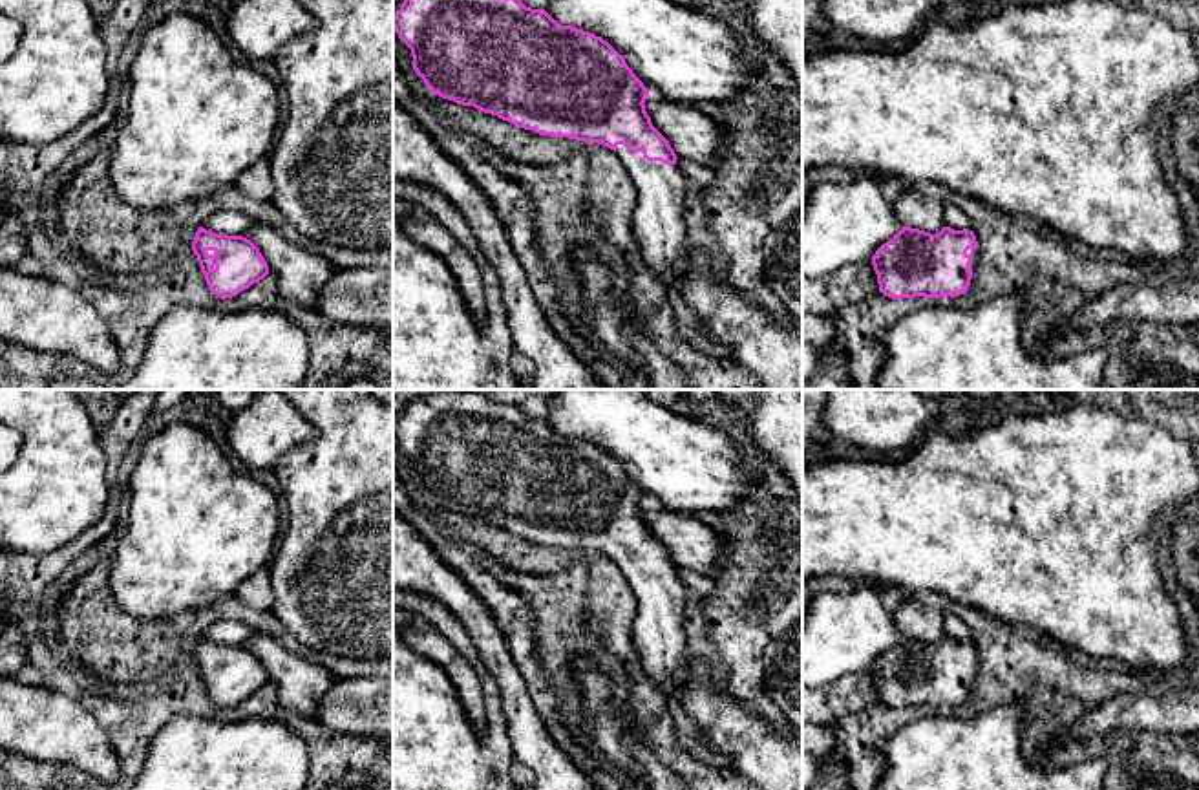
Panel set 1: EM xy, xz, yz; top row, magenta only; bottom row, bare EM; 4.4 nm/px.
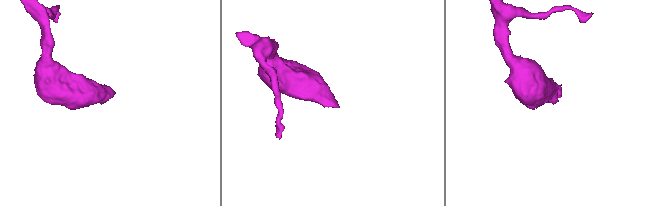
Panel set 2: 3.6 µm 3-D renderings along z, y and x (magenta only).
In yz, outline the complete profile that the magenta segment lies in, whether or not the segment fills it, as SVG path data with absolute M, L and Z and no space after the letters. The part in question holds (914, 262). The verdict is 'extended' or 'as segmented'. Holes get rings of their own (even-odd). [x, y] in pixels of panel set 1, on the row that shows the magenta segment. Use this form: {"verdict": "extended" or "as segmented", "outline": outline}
{"verdict": "extended", "outline": "M901 227L872 256L879 293L892 300L965 294L980 252L972 230L943 227L938 234Z"}

